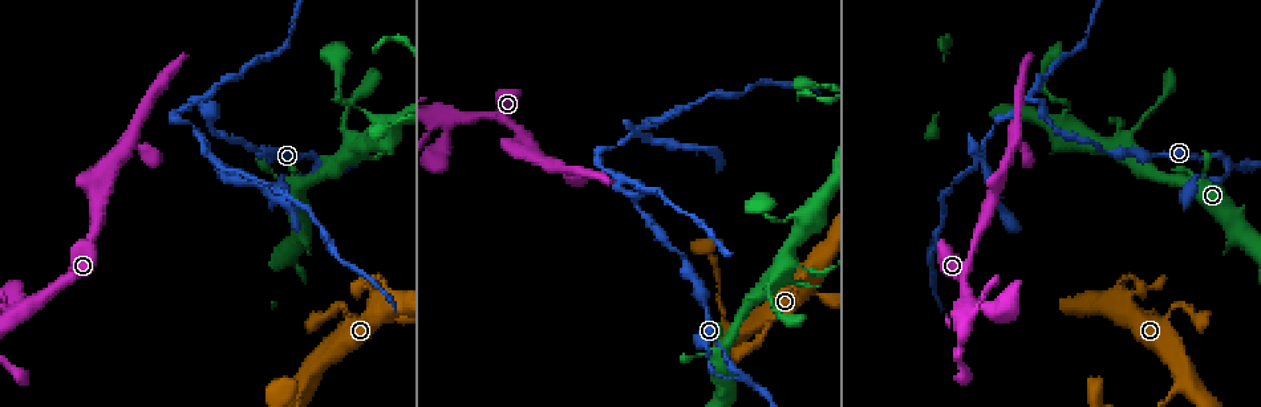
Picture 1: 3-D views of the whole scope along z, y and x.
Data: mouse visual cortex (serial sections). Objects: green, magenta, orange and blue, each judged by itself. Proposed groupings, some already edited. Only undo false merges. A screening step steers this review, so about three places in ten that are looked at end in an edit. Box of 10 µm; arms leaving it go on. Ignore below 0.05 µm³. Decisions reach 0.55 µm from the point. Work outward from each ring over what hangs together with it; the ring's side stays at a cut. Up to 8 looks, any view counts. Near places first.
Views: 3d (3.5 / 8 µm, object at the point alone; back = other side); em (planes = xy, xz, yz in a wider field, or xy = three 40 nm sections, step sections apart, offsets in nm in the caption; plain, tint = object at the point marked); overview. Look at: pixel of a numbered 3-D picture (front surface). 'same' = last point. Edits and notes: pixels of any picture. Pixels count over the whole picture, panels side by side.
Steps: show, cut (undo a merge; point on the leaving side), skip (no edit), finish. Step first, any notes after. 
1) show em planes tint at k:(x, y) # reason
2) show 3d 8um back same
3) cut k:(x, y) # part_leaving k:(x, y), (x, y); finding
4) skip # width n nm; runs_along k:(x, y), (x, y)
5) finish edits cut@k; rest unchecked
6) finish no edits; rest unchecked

show 3d 3.5um at 1:(748, 381) # narrows sharply

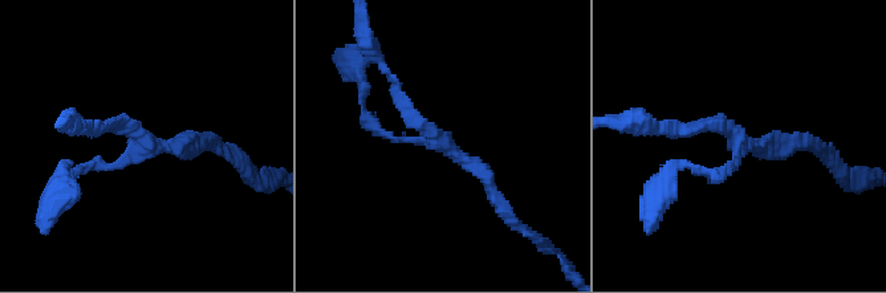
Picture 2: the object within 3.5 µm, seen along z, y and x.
show em xy step 2 tint at 2:(142, 143) # arms 3; arm_widths 100, 150, 200 nm

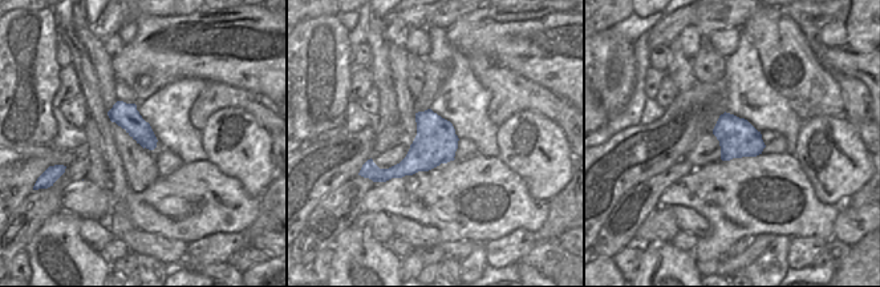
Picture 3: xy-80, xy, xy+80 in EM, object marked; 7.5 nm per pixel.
skip # runs_along 2:(675, 127), (723, 122), (739, 151), (712, 171); all the same cell

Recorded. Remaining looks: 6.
show 3d 3.5um at 1:(340, 304) # abrupt turn

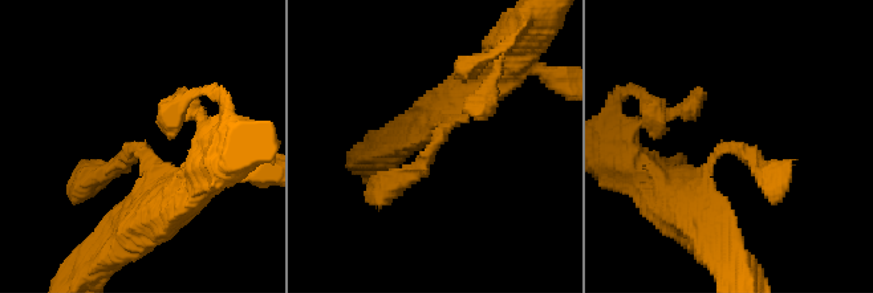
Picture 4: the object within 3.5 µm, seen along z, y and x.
show em xy step 1 tint at 4:(137, 148)

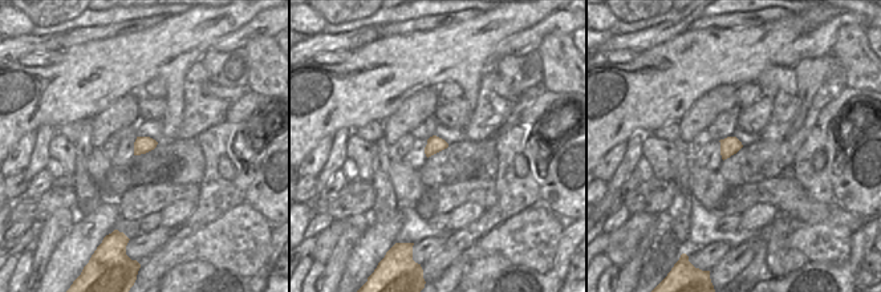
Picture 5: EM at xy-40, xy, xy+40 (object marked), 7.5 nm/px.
show em xy step 3 tint same # another direction

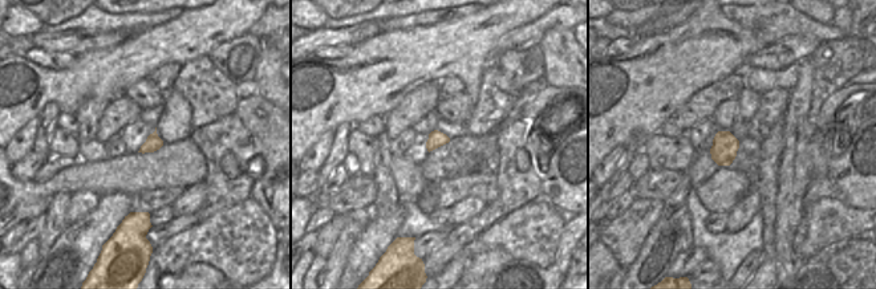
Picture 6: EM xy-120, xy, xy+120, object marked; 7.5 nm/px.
skip # runs_along 4:(470, 88), (425, 166), (376, 187); continuous, no second cell

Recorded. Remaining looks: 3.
show 3d 8um at 1:(306, 383) # side arm on a straight run

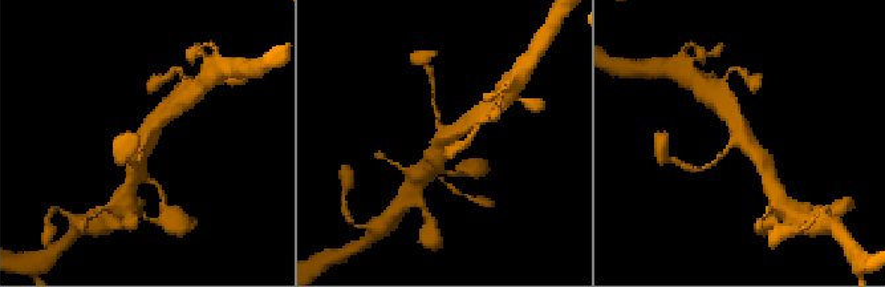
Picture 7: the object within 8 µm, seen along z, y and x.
show em xy step 2 tint same # arms 3; arm_widths 150, 350, 450 nm

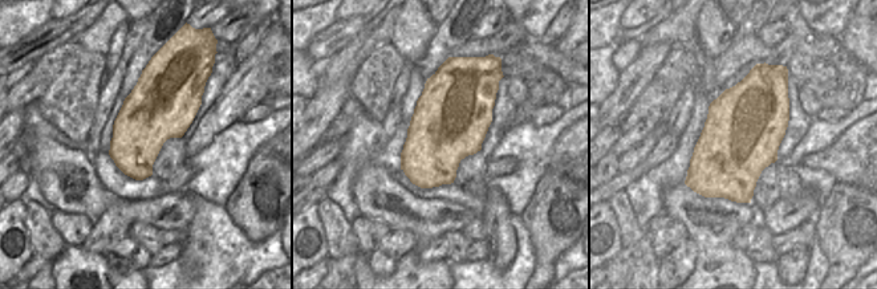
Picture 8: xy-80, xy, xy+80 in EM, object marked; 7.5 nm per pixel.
skip # runs_along 7:(171, 110), (147, 132), (138, 162); continuous, no second cell

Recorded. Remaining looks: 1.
show 3d 3.5um at 1:(349, 140) # four or more arms meet

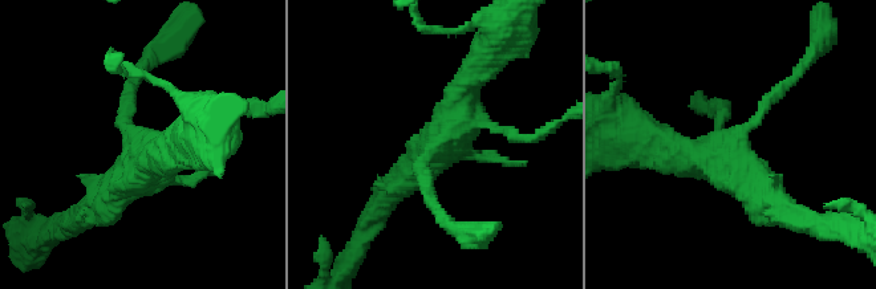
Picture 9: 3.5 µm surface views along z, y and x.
skip # runs_along 9:(386, 195), (439, 149), (479, 66); all the same cell

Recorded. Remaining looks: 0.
finish no edits; rest unchecked

